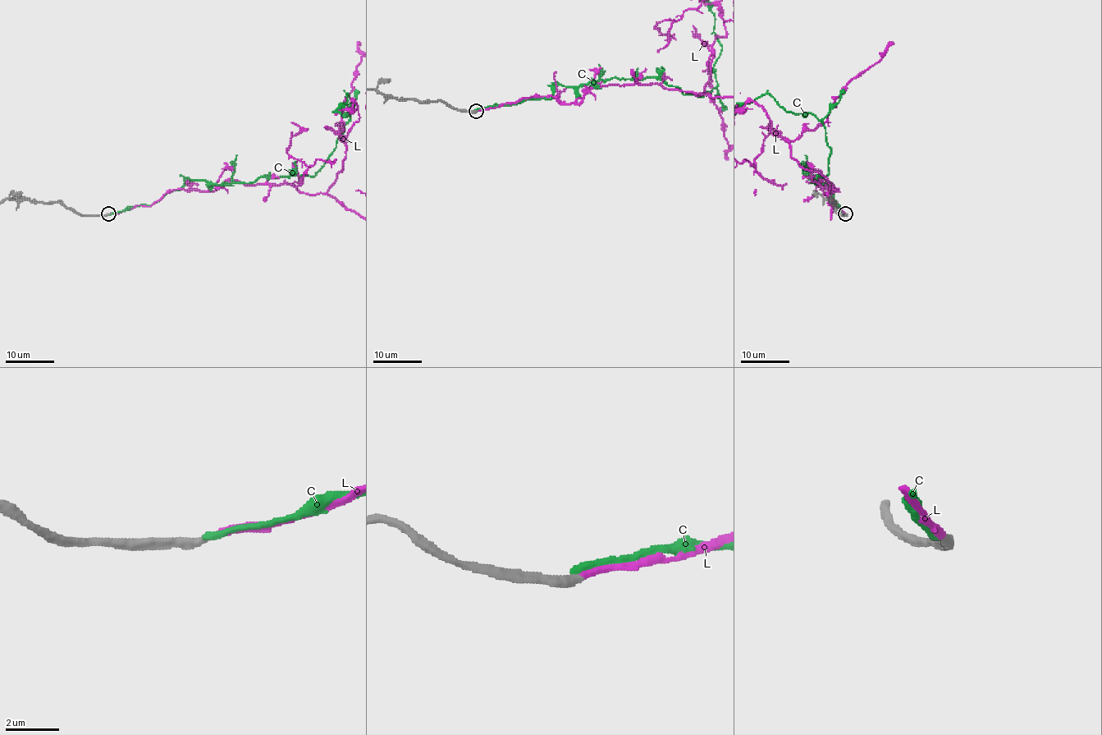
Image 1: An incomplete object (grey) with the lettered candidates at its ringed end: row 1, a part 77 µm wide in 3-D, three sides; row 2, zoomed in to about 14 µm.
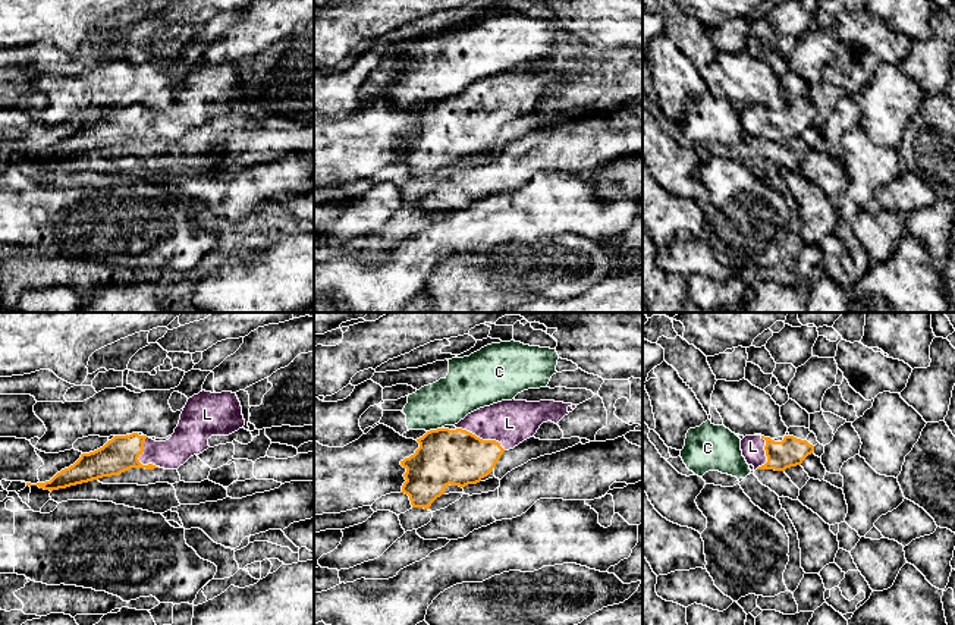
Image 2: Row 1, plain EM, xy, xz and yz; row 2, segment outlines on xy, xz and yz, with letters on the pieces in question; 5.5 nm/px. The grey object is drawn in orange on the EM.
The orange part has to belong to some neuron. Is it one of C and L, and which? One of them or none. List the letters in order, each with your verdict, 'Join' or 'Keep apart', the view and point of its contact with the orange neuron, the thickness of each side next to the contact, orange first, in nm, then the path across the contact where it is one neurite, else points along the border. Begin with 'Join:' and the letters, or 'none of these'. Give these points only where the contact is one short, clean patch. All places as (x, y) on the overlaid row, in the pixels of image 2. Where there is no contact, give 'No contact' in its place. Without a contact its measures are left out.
Join: L
C: Keep apart. Touches orange at xz (433, 430). Thickness 300 nm (orange) against 260 nm
L: Join. Touches orange at xz (481, 439). Thickness 300 nm (orange) against 240 nm. Path across: xz (445, 457), (464, 457), (481, 439), (490, 430), (509, 423)

